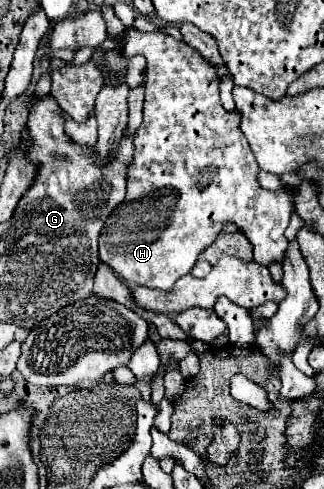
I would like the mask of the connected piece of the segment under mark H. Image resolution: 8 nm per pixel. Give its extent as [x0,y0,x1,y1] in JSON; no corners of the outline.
[99,27,295,291]

